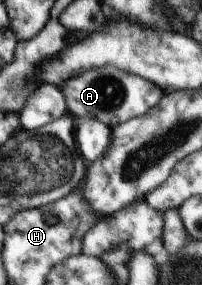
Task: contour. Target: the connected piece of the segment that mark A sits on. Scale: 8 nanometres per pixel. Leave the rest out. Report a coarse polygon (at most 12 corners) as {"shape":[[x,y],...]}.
{"shape":[[112,65],[60,90],[76,120],[111,128],[146,114],[156,84]]}

